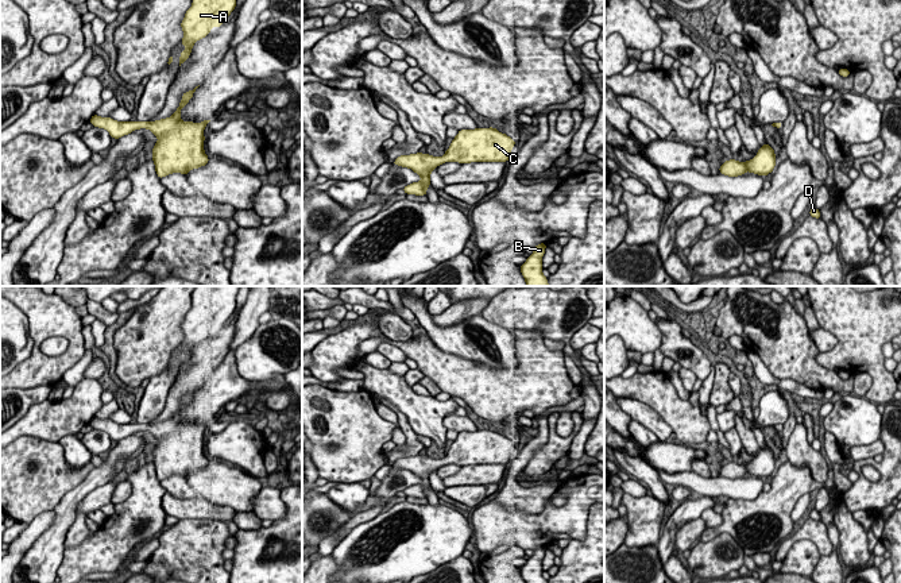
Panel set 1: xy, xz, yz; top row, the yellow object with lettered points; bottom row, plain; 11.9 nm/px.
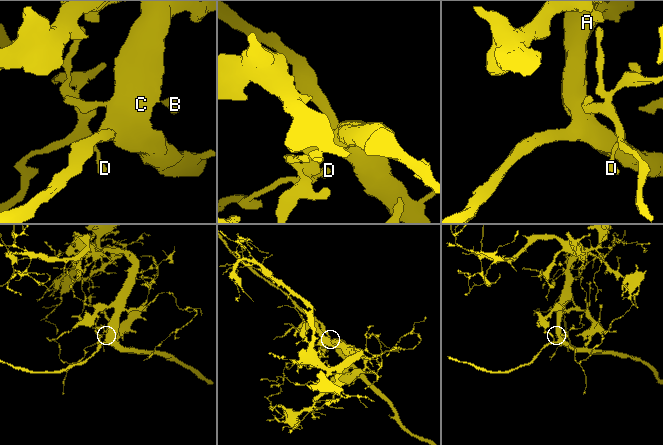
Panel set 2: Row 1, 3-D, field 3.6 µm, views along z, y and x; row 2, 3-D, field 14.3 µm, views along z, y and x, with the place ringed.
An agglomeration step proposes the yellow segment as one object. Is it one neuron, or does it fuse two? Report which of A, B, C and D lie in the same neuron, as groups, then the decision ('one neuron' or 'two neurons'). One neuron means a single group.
A B C D | one neuron

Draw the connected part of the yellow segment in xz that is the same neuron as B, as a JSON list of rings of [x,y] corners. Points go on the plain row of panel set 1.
[[[540,545],[534,549],[534,555],[521,567],[521,575],[525,583],[548,583],[542,576],[542,559],[545,556],[546,547]]]

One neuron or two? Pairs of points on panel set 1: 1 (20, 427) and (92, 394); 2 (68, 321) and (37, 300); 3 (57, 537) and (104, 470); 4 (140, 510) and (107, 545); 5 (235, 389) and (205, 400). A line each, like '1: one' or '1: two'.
1: one
2: one
3: one
4: one
5: one

